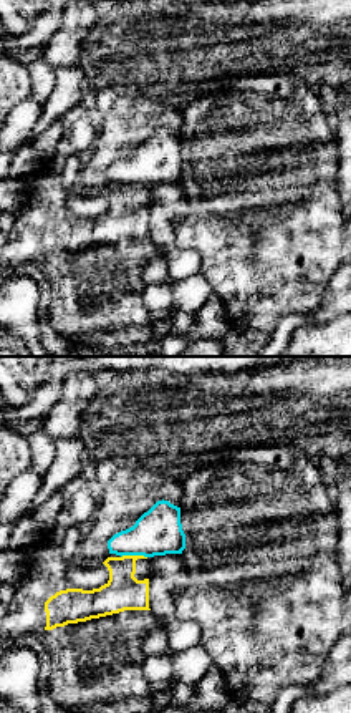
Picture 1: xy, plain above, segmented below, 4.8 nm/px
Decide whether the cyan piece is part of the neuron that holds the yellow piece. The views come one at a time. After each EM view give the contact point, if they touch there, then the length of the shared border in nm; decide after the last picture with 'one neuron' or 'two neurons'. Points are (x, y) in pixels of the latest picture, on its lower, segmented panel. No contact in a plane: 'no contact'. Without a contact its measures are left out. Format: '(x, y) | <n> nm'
(133, 556) | 130 nm

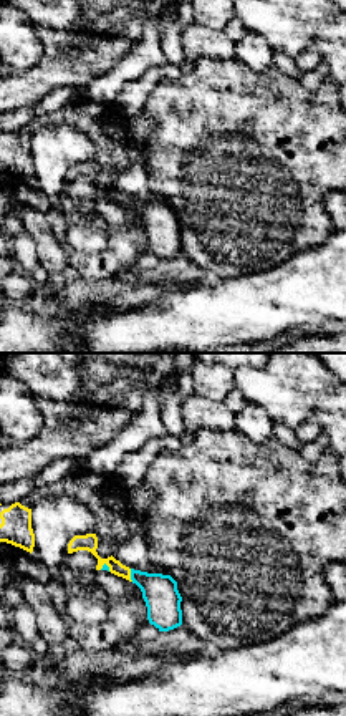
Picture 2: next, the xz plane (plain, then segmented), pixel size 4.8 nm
(129, 575) | 70 nm

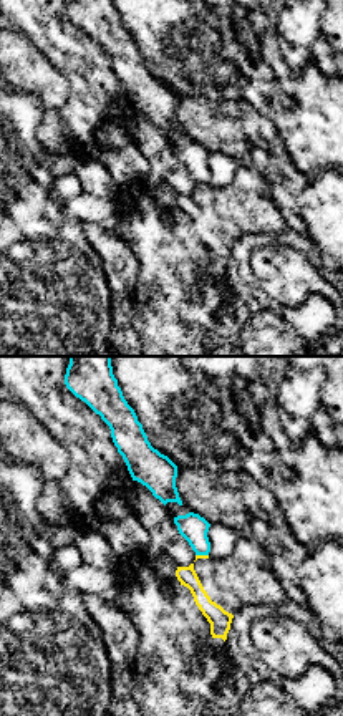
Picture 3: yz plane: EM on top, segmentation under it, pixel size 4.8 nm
(202, 556) | 60 nm

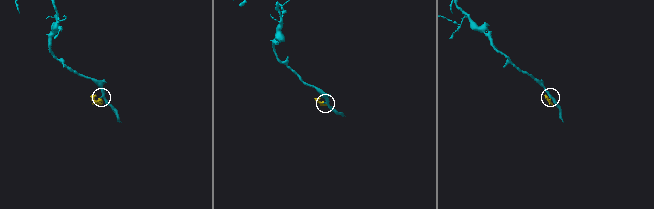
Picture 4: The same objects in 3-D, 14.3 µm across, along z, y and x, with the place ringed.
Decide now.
two neurons

